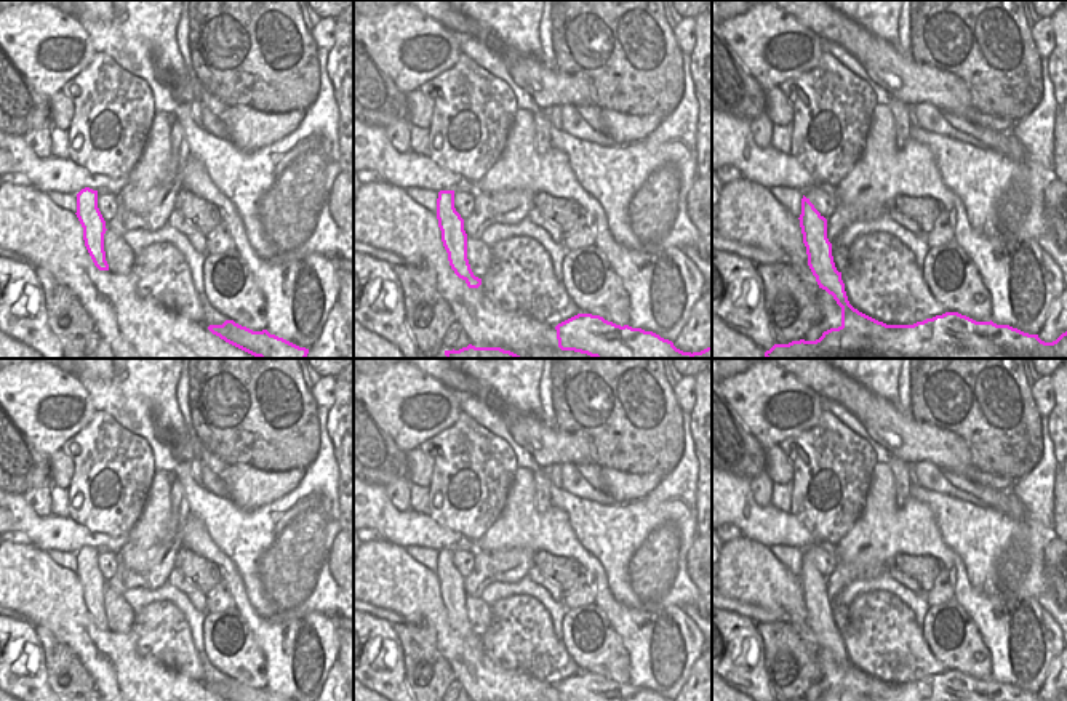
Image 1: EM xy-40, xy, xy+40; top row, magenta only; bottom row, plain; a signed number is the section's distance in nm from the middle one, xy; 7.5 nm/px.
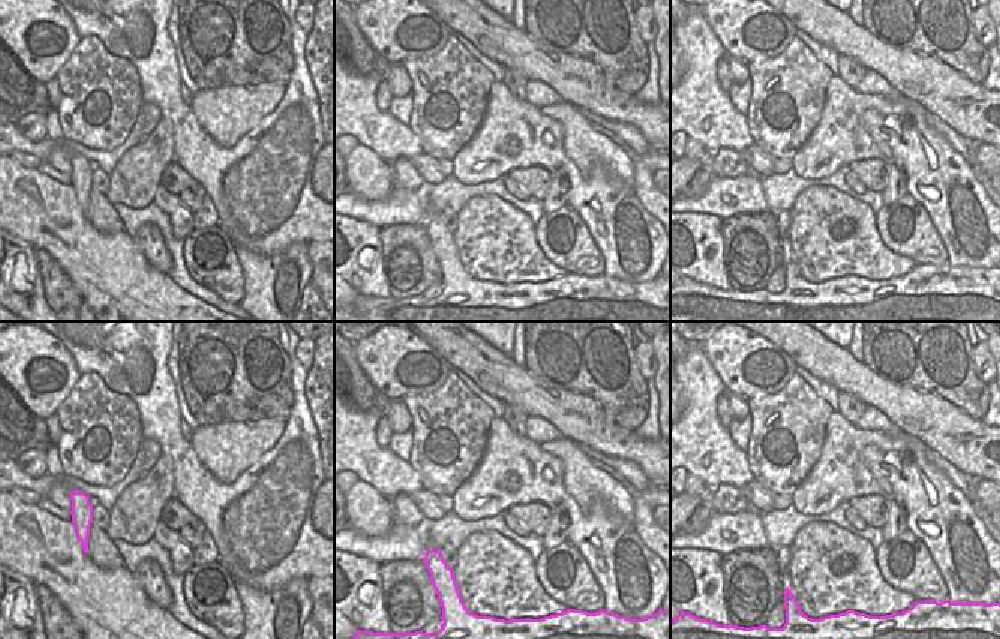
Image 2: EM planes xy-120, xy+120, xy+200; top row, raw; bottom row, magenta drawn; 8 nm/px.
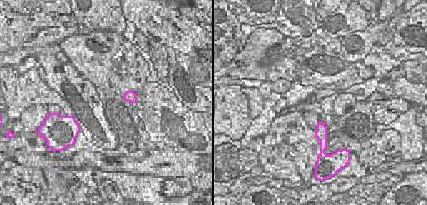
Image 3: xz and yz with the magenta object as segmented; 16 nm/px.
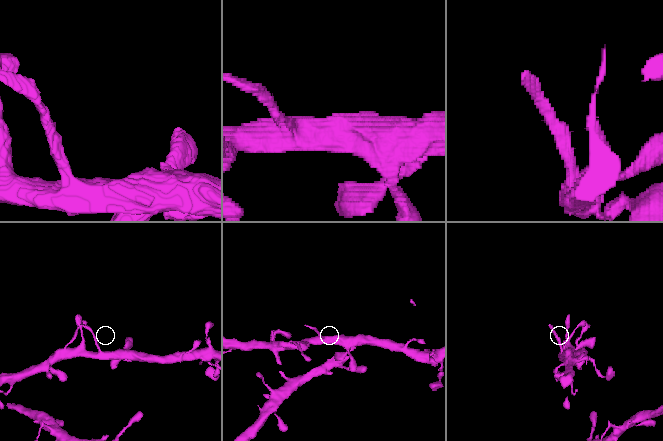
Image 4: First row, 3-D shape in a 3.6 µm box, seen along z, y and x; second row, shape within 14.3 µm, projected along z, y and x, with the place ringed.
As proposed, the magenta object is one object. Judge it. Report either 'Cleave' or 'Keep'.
Cleave

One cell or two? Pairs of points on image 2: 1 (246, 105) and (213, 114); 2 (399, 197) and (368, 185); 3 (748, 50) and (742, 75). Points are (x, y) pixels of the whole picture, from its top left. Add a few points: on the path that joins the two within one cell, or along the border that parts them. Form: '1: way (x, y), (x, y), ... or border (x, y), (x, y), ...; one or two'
1: way (239, 108), (221, 113); one
2: border (395, 183), (381, 200), (365, 200), (354, 194); two
3: border (729, 56), (747, 63); two

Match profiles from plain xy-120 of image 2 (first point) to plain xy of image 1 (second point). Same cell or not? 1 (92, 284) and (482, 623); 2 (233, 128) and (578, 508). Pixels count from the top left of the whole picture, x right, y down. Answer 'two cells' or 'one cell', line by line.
1: two cells
2: two cells

